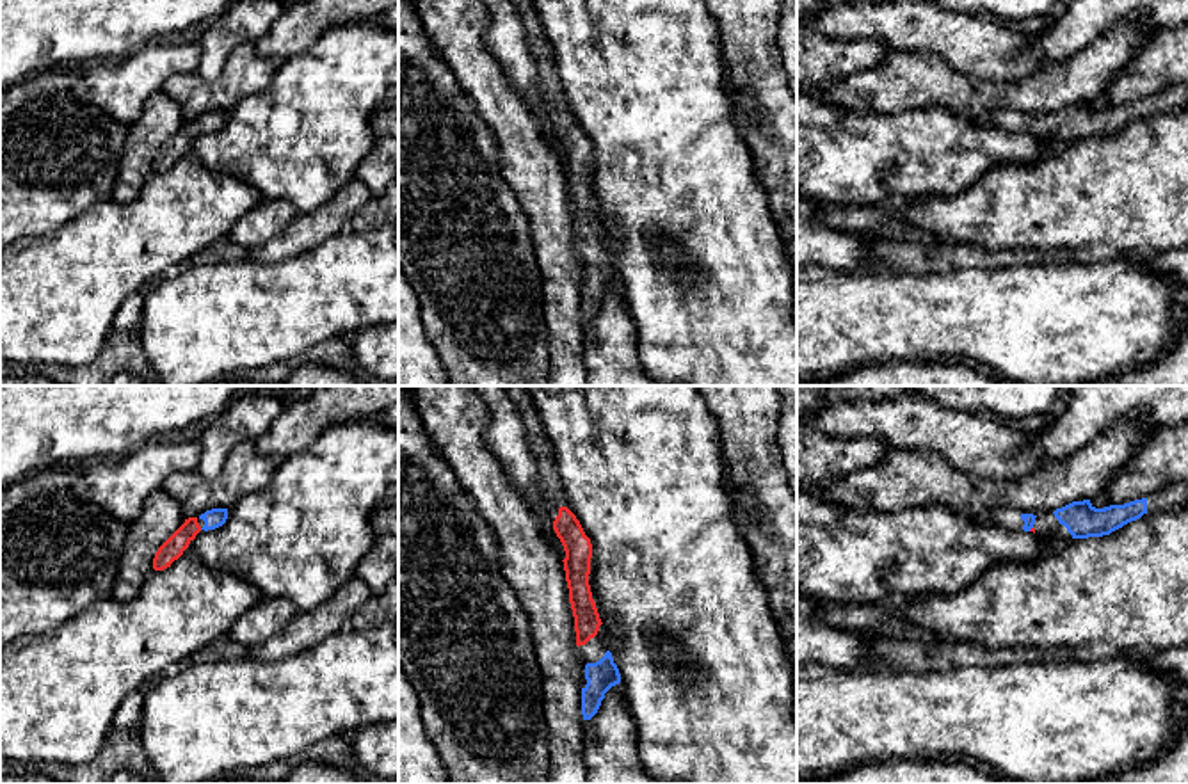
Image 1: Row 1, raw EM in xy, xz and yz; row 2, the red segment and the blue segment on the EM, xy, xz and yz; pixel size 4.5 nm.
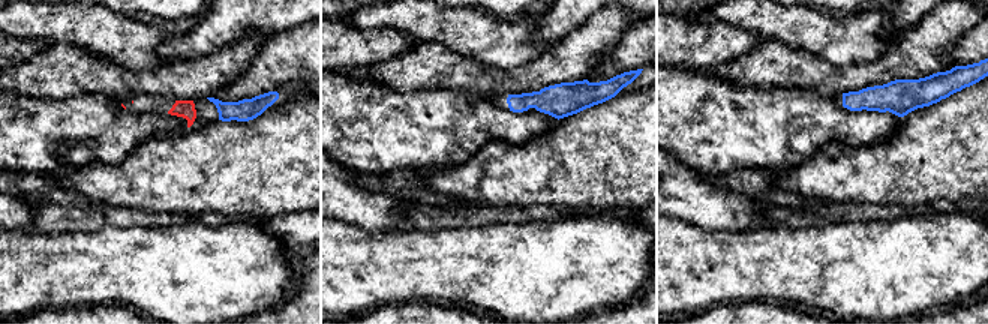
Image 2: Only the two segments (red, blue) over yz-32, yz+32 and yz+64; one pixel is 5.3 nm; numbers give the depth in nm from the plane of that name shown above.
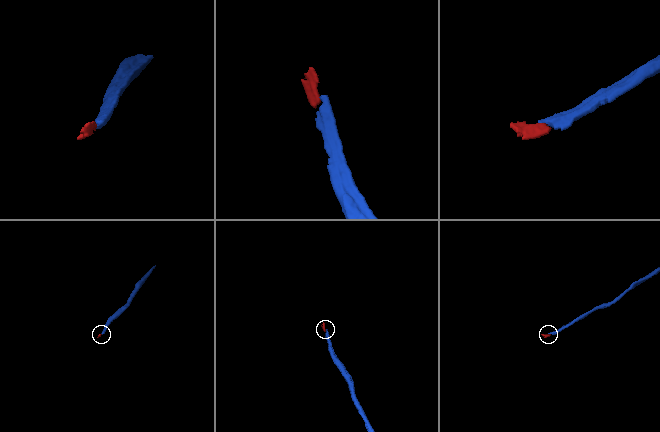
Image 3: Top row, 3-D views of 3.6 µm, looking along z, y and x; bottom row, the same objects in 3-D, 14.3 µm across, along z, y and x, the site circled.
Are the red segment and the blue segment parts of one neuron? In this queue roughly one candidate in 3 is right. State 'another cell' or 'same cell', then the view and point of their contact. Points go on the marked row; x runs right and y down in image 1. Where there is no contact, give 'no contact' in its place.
same cell; no contact

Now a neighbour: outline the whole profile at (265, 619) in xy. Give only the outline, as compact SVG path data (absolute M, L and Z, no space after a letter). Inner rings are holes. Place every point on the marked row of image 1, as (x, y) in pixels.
M261 599L237 619L228 635L235 642L254 649L277 635L295 613L297 610L290 599Z

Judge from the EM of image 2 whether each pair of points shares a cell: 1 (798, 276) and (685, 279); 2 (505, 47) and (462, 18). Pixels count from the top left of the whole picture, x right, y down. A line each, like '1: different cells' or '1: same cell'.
1: same cell
2: same cell

